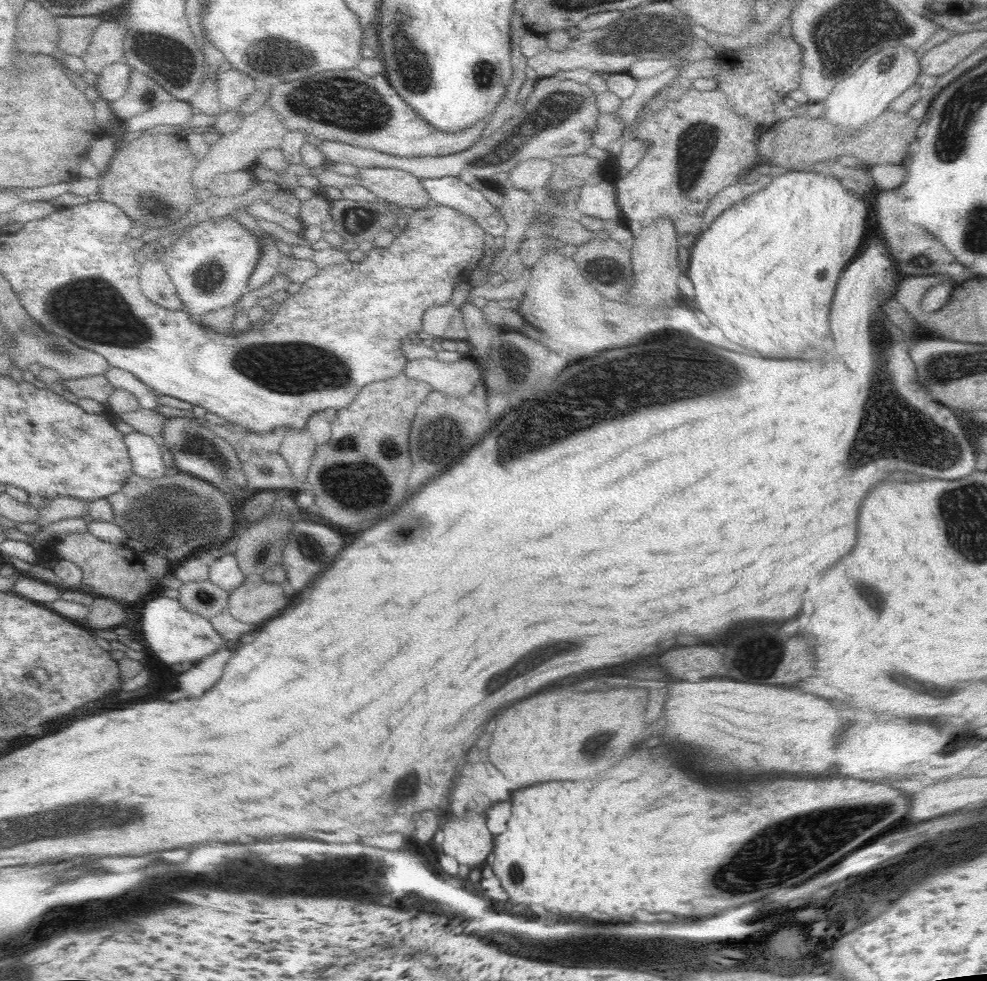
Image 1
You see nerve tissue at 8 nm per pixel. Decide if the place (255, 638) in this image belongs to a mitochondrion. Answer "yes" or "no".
no

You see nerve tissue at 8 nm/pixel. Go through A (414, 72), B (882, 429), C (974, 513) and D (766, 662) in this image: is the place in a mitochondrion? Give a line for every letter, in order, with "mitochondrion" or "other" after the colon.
A: mitochondrion
B: mitochondrion
C: mitochondrion
D: mitochondrion

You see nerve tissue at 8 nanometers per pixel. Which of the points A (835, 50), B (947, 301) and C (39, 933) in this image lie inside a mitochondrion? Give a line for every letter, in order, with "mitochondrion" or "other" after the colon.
A: mitochondrion
B: other
C: other

